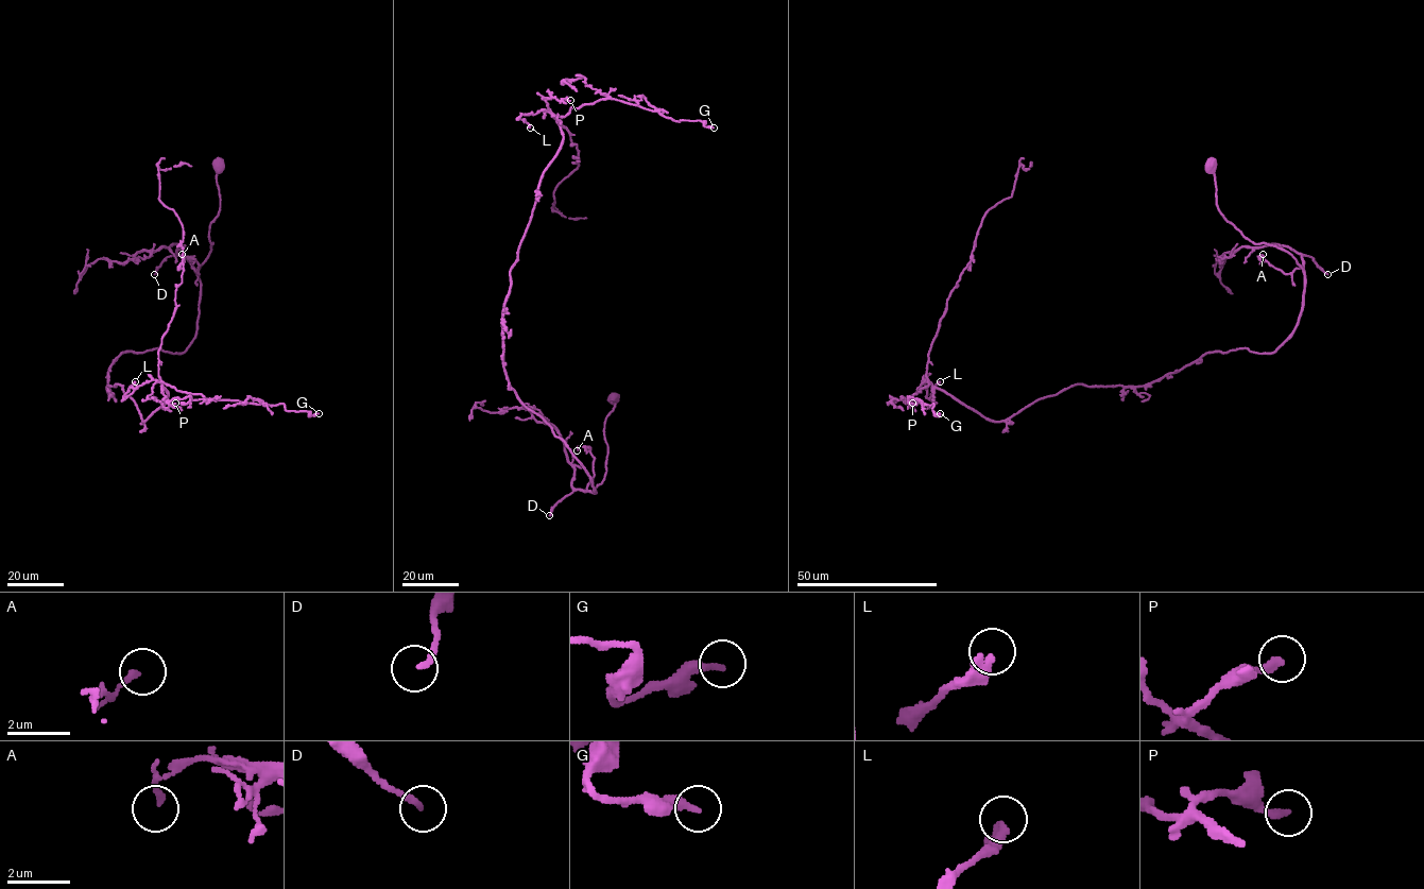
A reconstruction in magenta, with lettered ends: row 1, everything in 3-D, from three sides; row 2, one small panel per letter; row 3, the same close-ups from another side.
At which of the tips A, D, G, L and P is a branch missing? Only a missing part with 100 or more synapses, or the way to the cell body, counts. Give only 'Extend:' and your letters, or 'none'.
Extend: none

